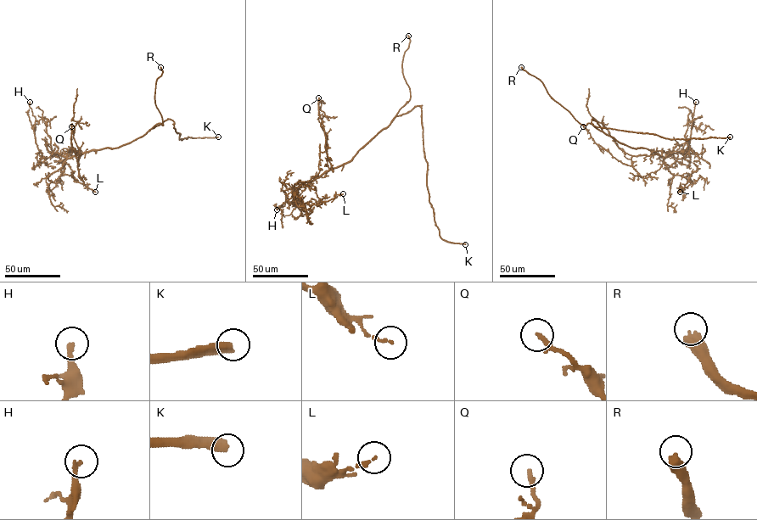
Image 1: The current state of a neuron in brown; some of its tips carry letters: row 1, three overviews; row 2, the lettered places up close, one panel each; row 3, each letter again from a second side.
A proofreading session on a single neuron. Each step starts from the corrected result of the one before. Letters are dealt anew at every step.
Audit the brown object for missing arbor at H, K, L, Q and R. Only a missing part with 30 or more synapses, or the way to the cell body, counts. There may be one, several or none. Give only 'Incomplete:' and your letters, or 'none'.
Incomplete: K, R

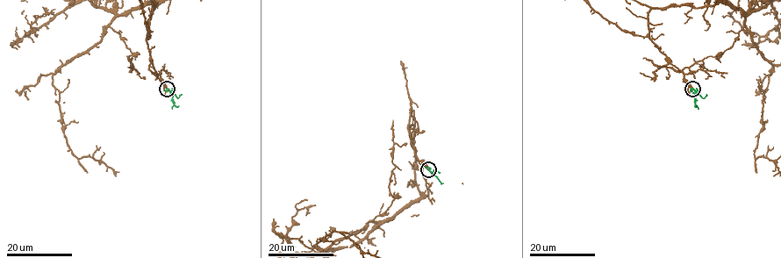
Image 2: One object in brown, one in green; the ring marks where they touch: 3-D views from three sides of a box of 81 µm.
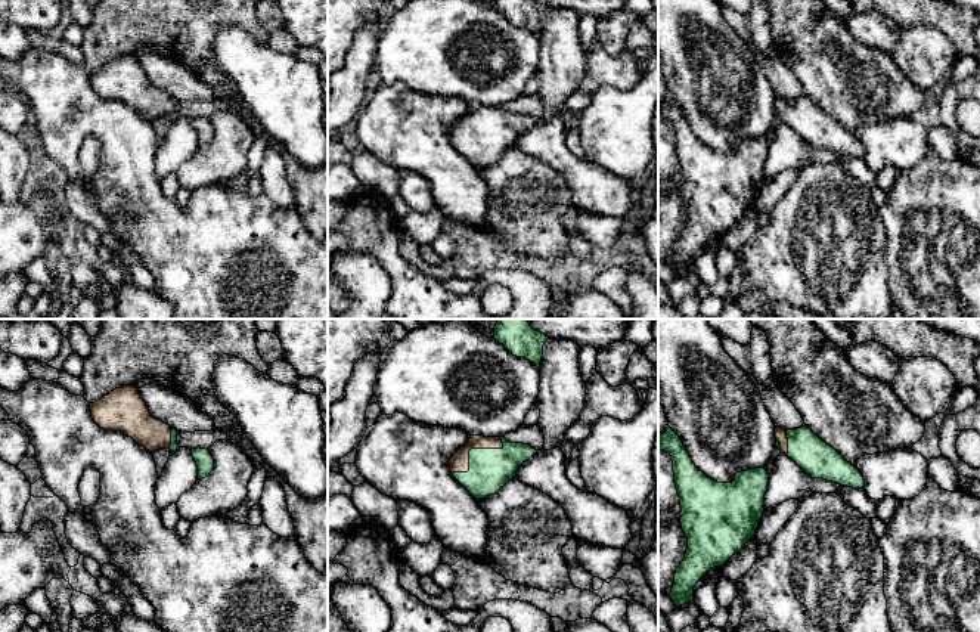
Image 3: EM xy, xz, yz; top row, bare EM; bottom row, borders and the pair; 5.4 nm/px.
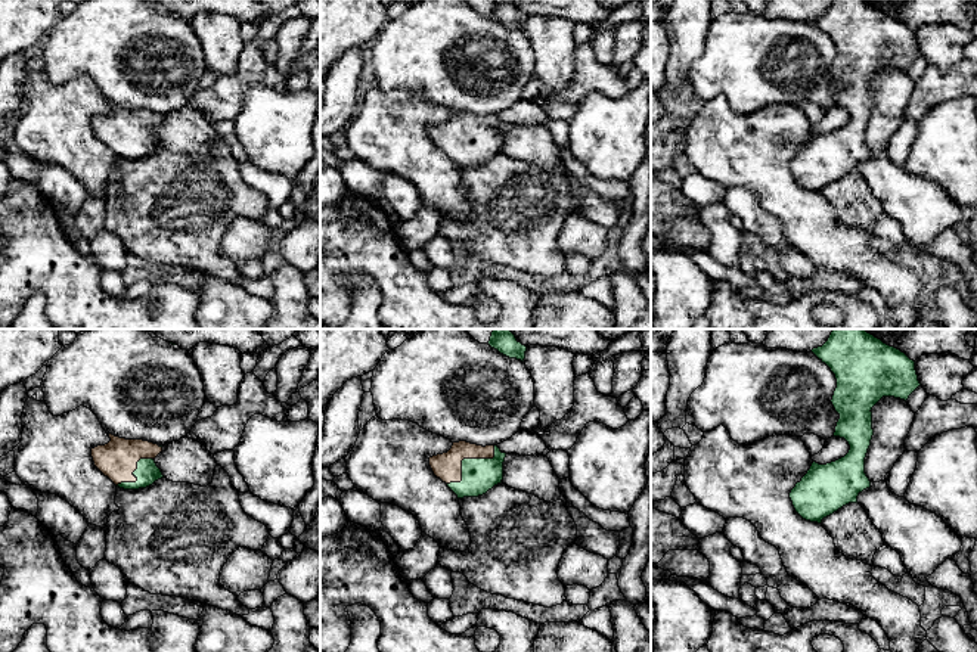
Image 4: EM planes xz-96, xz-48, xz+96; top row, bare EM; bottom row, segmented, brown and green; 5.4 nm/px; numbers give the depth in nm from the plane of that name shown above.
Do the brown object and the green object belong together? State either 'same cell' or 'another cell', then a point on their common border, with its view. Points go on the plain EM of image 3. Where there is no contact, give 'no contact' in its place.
same cell | xz (471, 117)

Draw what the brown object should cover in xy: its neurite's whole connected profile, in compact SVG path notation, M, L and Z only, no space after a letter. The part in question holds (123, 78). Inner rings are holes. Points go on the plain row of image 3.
M134 55L115 58L100 69L90 72L94 92L111 100L121 100L149 121L158 118L179 120L177 100L149 83Z

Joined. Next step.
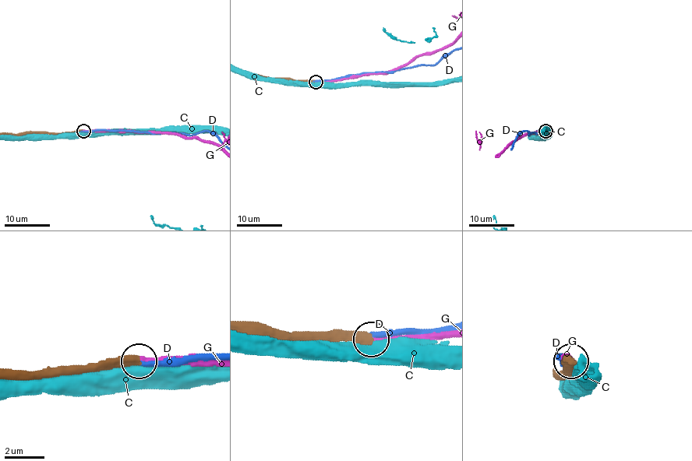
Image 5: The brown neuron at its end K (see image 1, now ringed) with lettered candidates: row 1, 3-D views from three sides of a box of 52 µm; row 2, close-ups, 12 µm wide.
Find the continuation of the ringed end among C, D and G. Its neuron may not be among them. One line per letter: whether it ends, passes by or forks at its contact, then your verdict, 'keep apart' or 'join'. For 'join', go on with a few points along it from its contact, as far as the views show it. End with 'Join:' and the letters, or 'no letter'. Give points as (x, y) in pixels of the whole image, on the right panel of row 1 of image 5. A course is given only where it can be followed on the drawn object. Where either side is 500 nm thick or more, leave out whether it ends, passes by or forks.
C: keep apart
D: keep apart
G: it ends there; join
Join: G

